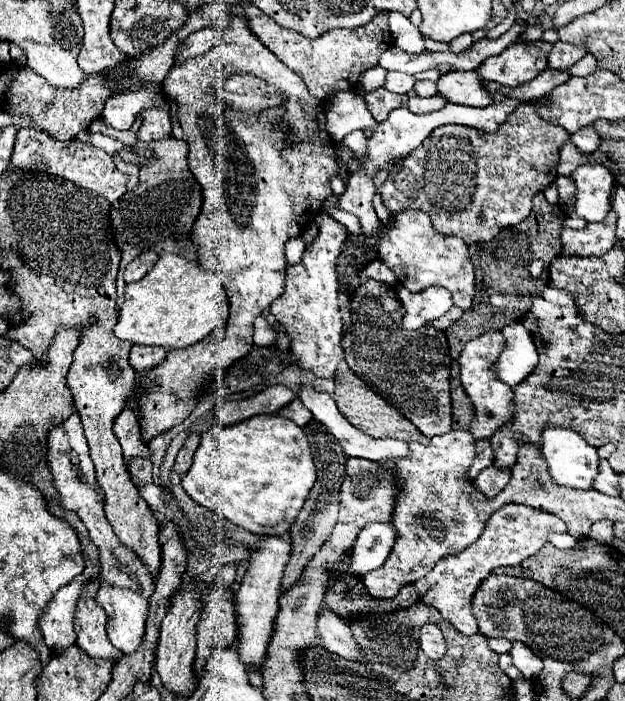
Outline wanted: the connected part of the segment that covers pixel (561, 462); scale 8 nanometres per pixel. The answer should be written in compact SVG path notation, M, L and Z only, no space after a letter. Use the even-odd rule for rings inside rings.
M563 427L545 429L543 431L543 455L549 463L549 473L555 483L567 485L573 489L595 489L593 479L597 477L601 457L597 455L597 449L587 445L583 437L579 437L575 431L563 429Z

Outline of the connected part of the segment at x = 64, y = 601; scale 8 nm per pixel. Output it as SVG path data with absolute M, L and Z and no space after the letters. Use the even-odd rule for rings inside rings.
M73 579L69 585L57 591L53 601L47 605L39 627L43 631L45 643L52 650L59 651L76 642L76 633L73 621L75 619L75 609L77 601L85 589L85 583L81 579Z

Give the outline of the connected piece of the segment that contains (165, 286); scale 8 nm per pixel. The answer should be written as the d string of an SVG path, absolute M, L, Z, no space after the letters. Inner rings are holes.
M165 253L141 281L127 283L125 301L113 331L123 341L135 345L159 345L169 351L203 341L223 325L227 317L229 297L219 277L181 255Z

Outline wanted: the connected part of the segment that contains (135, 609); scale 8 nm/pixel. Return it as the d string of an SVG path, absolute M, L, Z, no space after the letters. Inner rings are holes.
M105 583L97 591L95 601L107 613L107 635L111 643L125 655L135 653L145 635L149 603L131 589L117 589Z

